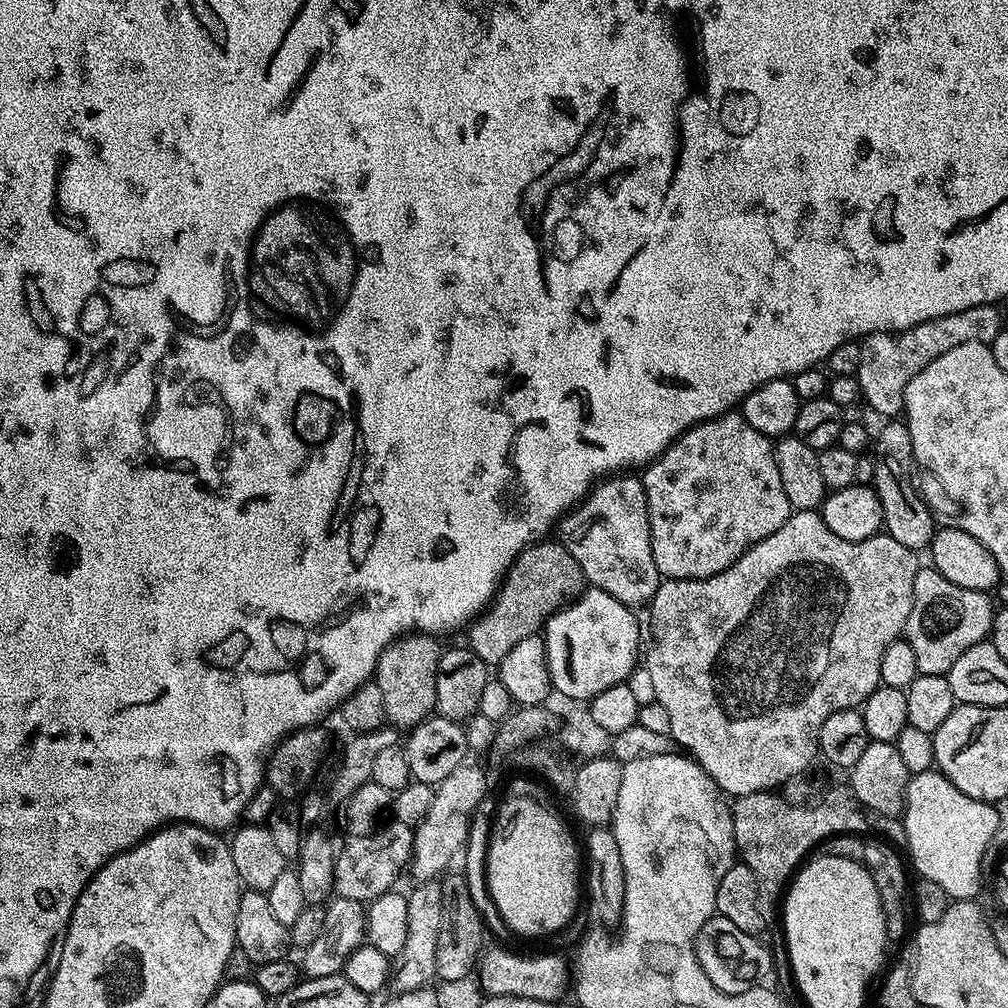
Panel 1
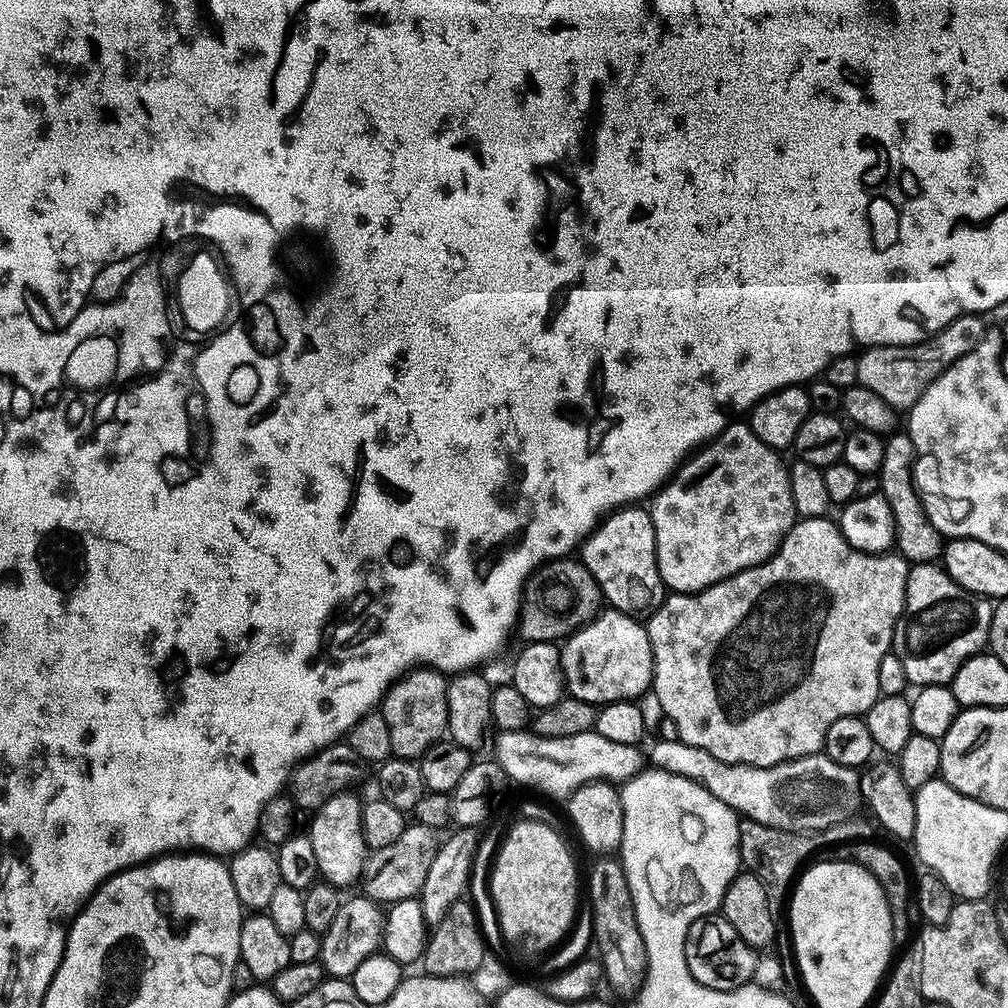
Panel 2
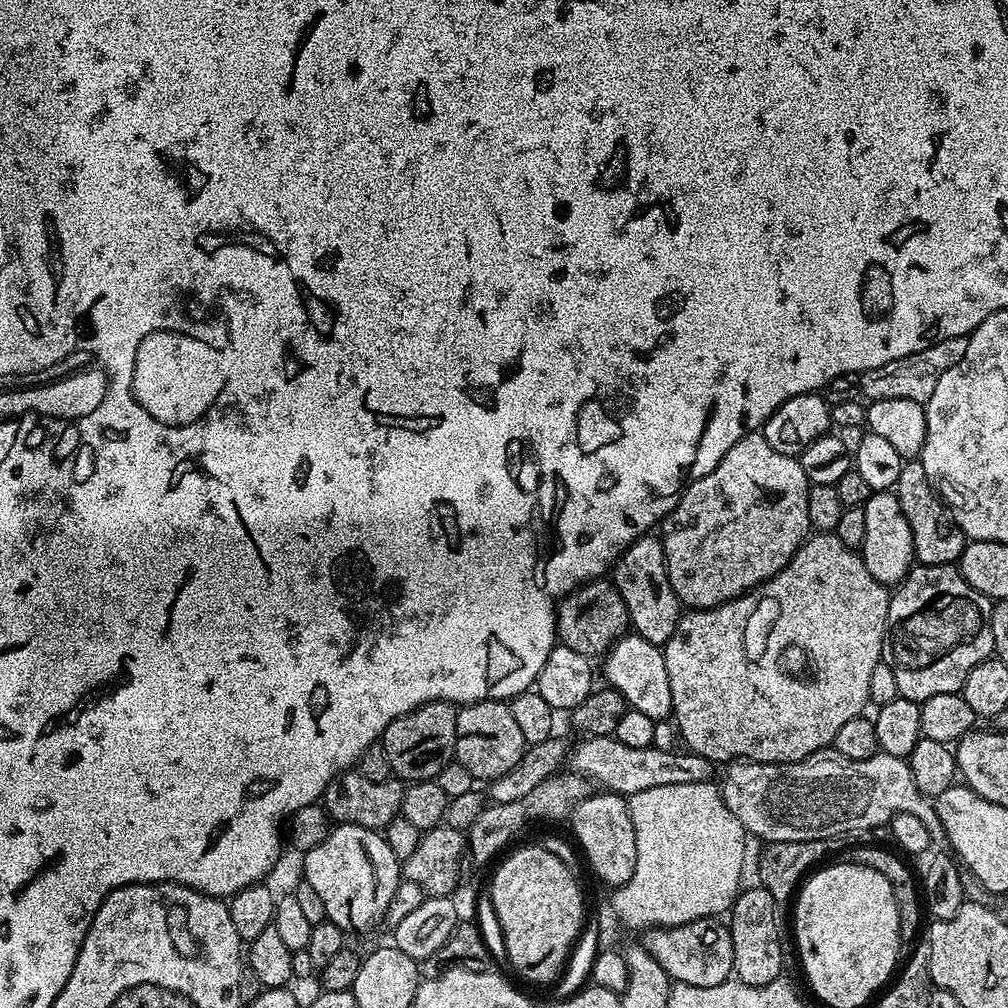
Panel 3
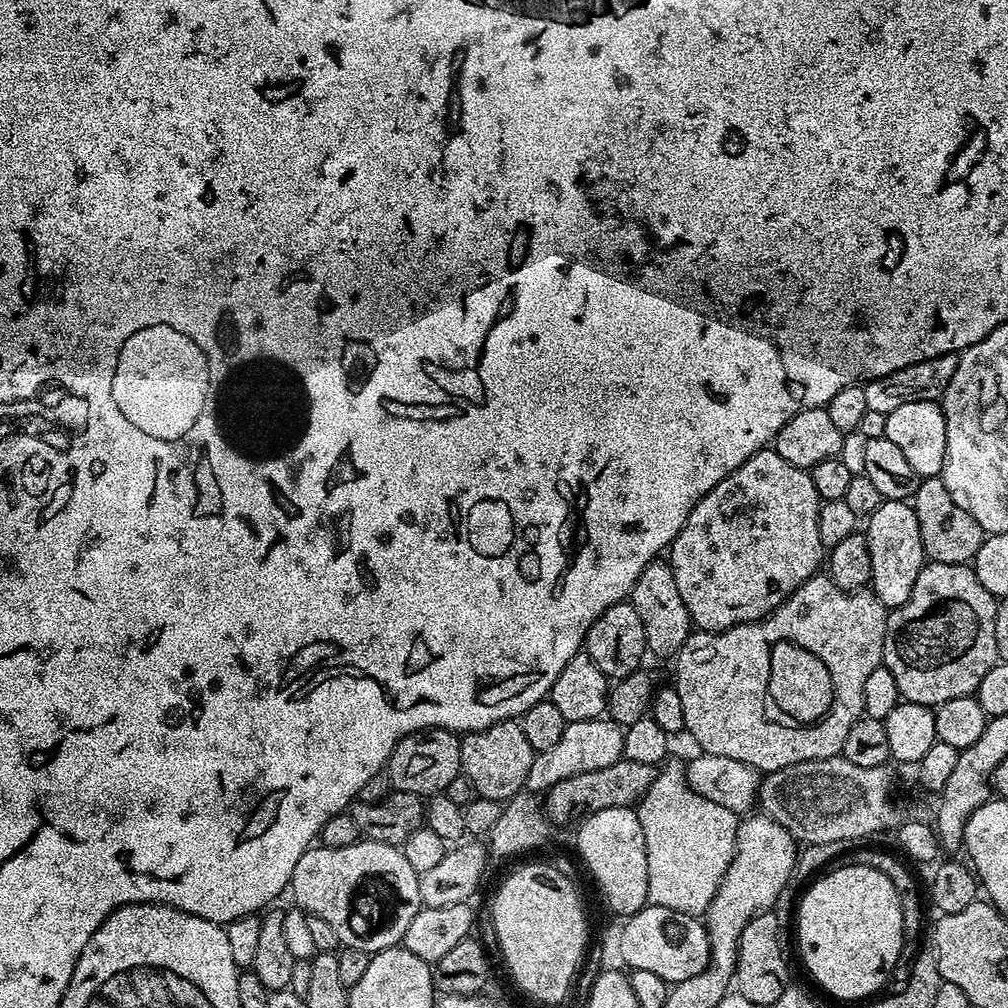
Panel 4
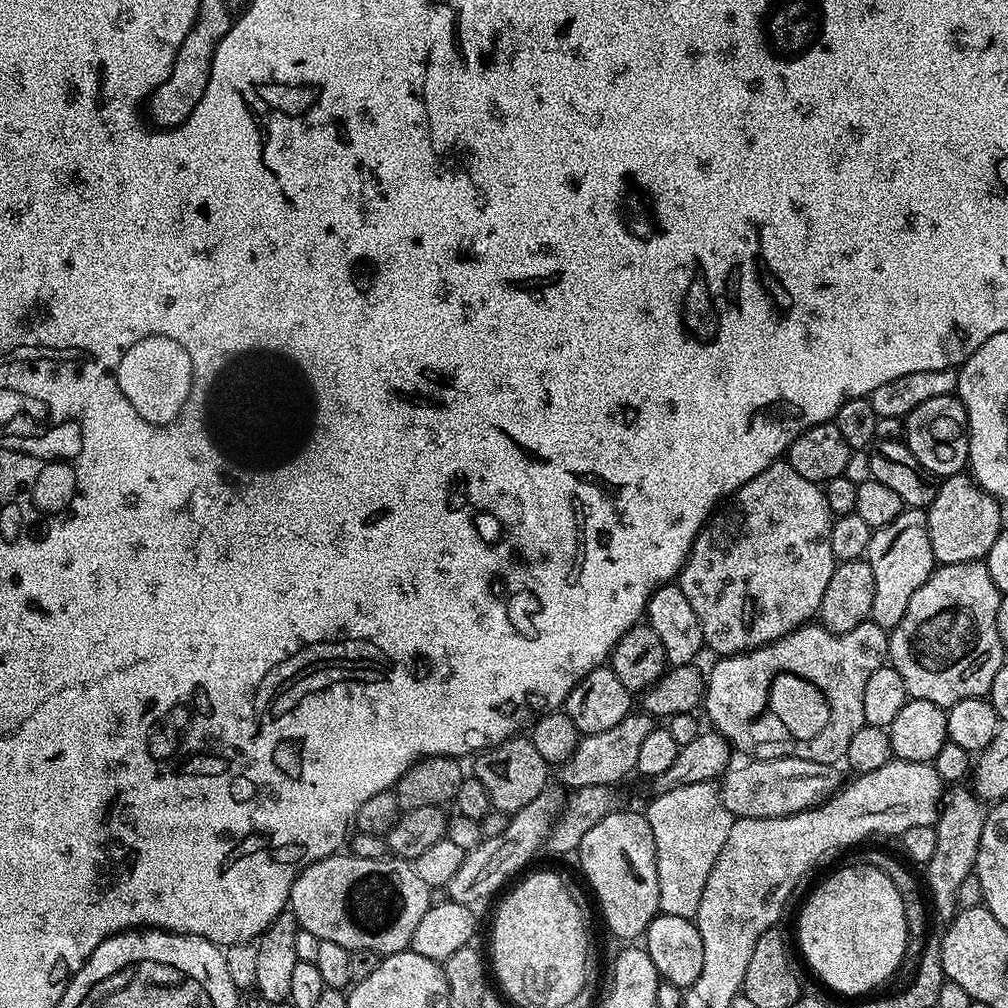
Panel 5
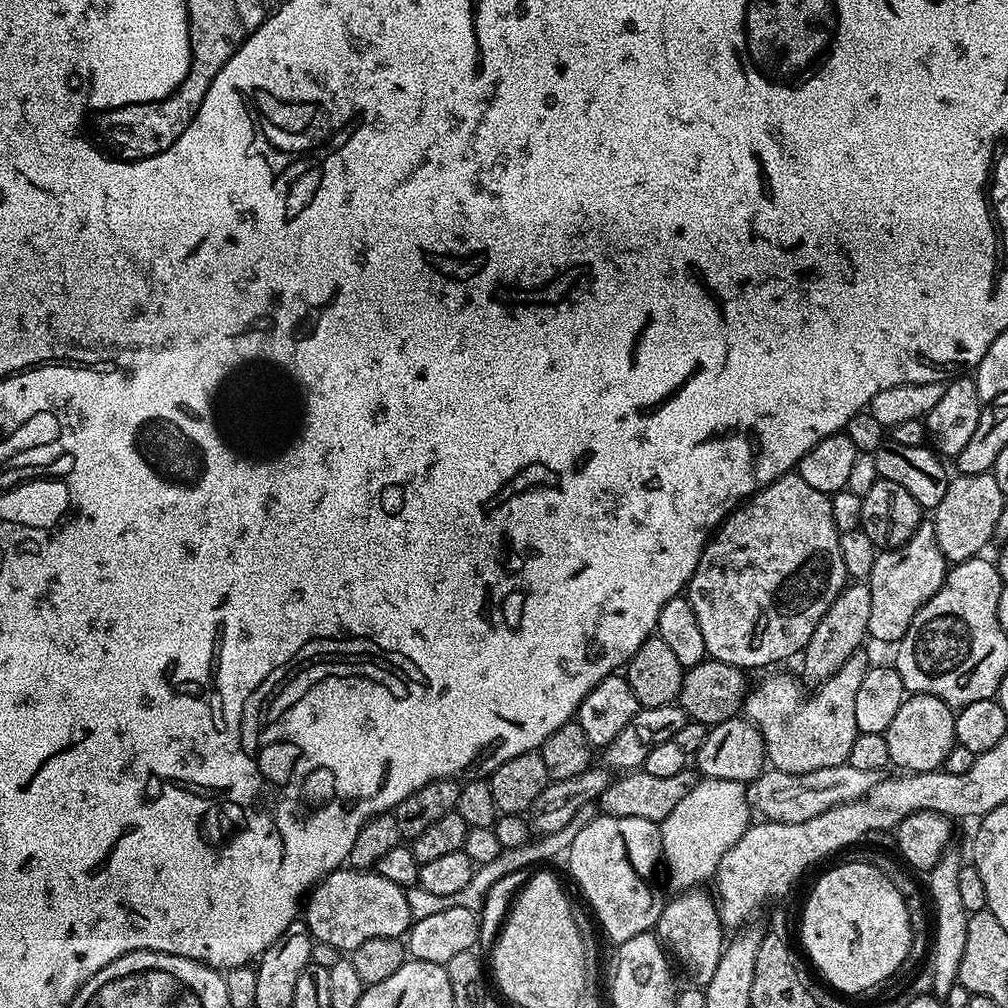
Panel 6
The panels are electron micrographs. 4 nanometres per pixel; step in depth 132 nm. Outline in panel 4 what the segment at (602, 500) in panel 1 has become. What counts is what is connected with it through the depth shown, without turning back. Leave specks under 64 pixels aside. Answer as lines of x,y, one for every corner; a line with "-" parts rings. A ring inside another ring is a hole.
657,558
652,560
646,566
646,570
642,570
642,574
638,574
638,582
634,582
632,587
630,603
634,606
634,610
638,610
638,618
642,618
642,630
646,630
648,652
656,656
675,657
676,652
682,650
686,638
692,635
694,625
686,610
686,602
682,602
682,594
678,594
678,582
674,582
672,565
668,563
667,559

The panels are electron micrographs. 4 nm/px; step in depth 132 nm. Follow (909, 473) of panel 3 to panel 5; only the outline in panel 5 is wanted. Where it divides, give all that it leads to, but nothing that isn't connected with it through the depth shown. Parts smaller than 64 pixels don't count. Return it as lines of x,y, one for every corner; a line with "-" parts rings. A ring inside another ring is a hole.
968,474
943,477
936,489
934,502
926,511
930,550
937,565
984,560
1002,527
1001,505
978,487

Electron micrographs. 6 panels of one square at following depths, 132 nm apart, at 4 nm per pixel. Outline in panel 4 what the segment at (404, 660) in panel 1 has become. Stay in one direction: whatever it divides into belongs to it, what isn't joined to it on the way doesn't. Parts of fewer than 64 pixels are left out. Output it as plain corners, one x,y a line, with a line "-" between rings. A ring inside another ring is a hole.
424,728
403,736
394,746
386,765
391,787
421,798
447,793
450,782
461,775
460,736
448,728

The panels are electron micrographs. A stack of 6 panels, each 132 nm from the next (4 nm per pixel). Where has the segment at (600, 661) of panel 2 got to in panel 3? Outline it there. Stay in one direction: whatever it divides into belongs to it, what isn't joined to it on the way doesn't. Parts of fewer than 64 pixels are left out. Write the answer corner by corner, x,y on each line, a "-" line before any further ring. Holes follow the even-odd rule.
625,634
603,657
605,681
617,688
624,696
629,709
646,714
646,718
663,722
672,716
670,698
670,674
666,674
666,658
661,645
646,642
646,638
635,634

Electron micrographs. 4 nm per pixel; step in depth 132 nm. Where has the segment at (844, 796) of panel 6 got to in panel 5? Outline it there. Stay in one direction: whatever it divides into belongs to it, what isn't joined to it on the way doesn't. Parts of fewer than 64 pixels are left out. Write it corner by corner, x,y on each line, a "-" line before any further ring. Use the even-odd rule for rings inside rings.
748,758
745,764
729,767
728,771
718,780
720,803
728,811
732,818
782,818
793,816
799,812
807,812
815,808
817,804
823,804
830,796
835,796
842,787
840,781
840,768
835,764
823,764
822,762
810,762
806,758
770,758
758,760

